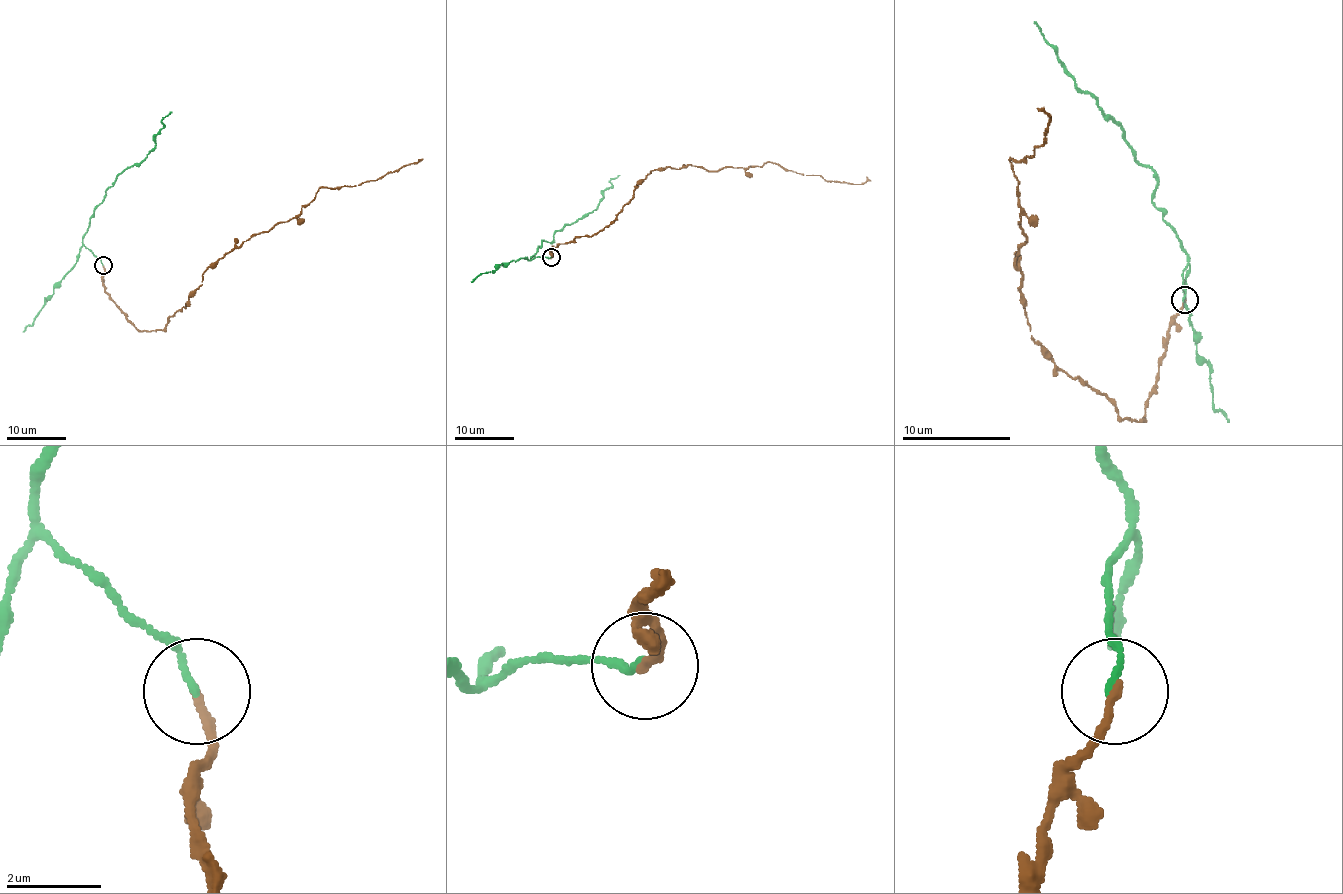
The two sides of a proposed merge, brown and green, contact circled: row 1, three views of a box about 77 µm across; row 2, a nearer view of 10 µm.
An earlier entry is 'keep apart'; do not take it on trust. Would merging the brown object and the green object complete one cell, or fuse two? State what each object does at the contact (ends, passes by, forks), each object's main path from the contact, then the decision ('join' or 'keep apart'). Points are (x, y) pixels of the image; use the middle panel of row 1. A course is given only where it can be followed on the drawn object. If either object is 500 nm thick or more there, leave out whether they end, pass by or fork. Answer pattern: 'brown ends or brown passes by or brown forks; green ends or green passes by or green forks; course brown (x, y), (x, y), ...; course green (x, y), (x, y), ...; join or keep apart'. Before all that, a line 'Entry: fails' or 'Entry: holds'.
Entry: fails
brown ends; green ends; course brown (550, 257), (552, 248), (596, 235), (651, 171), (669, 167), (717, 171), (770, 162), (855, 184), (871, 180); course green (550, 257), (531, 259), (541, 241), (552, 242), (562, 227), (587, 216), (611, 186), (610, 180), (620, 175); join

